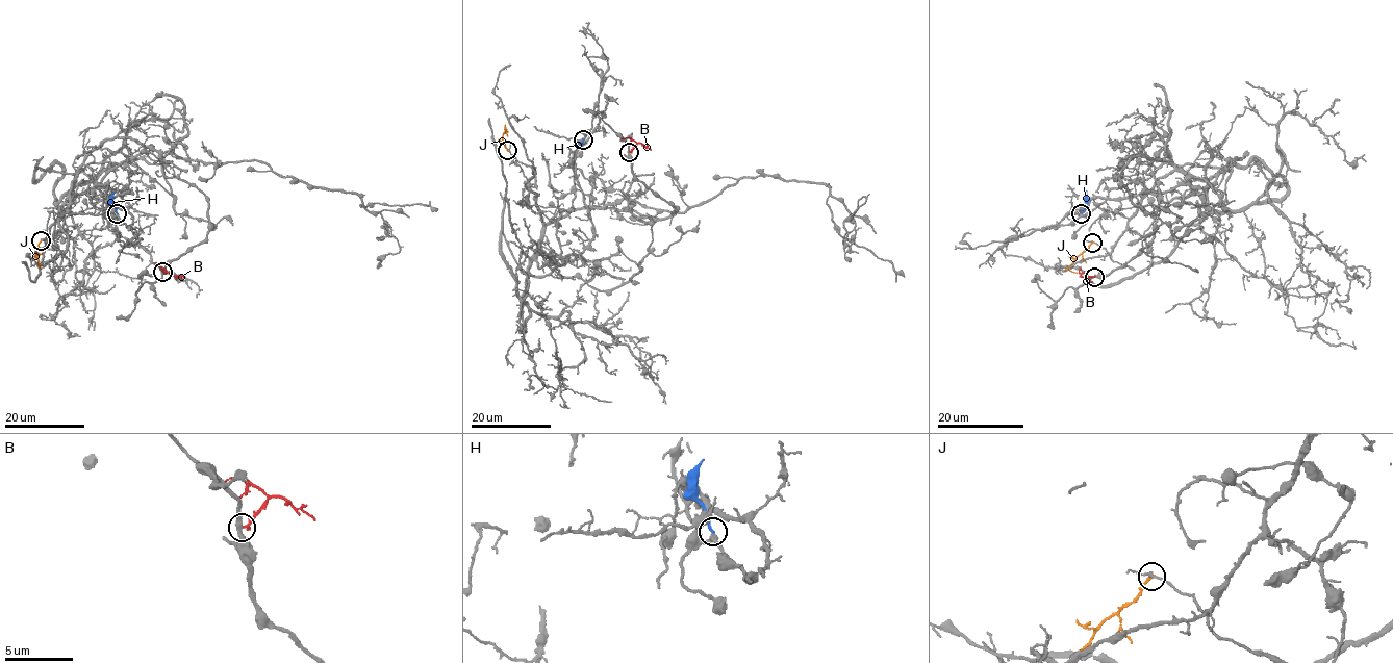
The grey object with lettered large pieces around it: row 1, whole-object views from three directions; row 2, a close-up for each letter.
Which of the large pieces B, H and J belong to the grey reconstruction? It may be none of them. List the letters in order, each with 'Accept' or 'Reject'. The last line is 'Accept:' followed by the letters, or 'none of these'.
B: Reject
H: Reject
J: Reject
Accept: none of these

